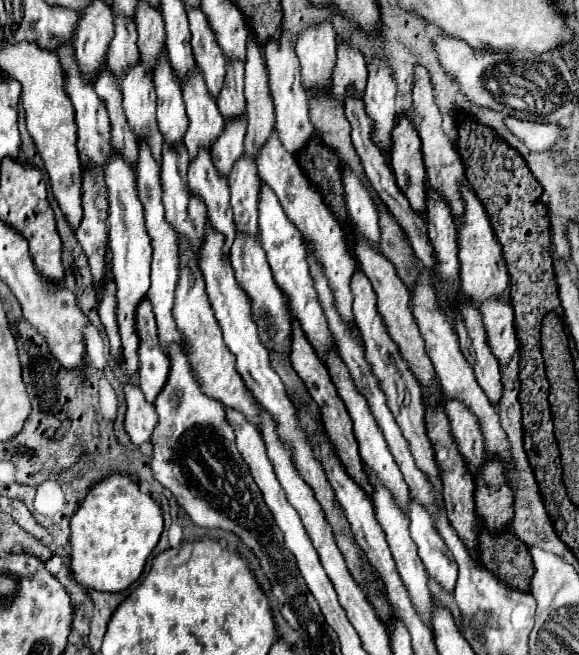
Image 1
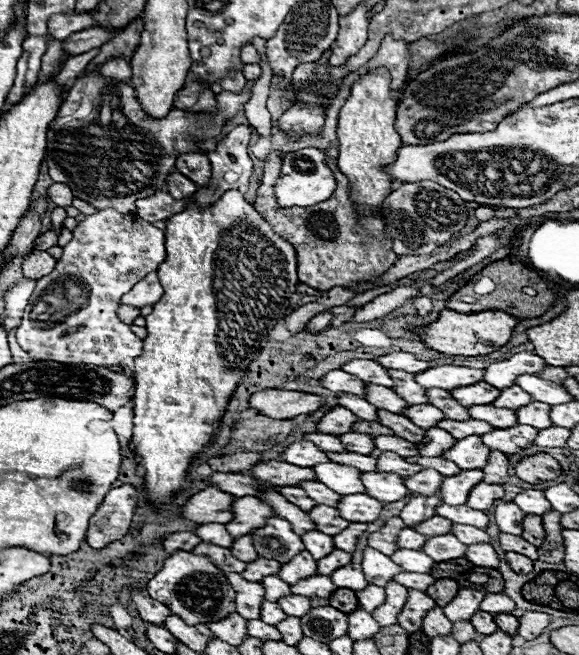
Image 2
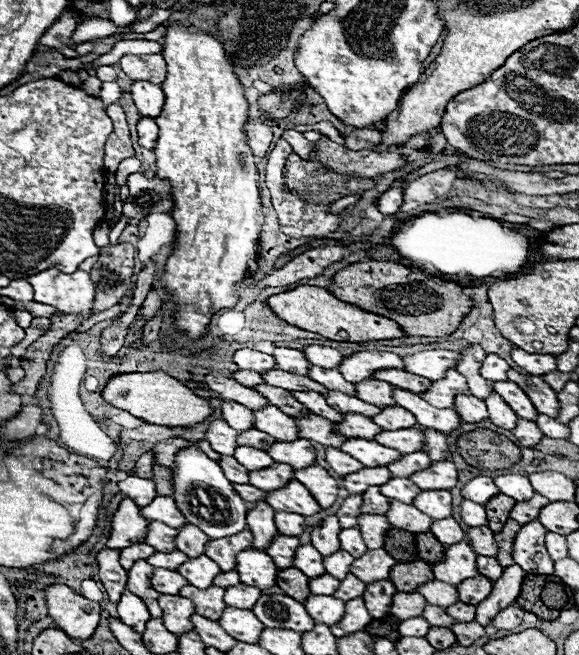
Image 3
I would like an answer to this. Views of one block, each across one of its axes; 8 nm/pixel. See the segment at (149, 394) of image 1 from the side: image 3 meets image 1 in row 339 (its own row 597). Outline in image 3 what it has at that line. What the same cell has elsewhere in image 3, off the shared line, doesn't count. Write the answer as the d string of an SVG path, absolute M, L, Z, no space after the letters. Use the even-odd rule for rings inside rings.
M146 560L134 562L134 566L128 570L126 590L136 594L138 598L142 598L154 618L162 618L162 608L158 606L158 596L160 594L156 590L152 590L152 584L150 584L152 570L154 570L154 566L150 566Z

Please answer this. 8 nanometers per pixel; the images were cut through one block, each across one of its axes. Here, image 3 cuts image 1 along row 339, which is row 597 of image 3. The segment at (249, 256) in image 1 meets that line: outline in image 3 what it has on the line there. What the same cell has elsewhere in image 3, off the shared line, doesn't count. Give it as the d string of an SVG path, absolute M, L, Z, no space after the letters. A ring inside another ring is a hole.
M262 594L252 610L264 626L288 626L288 630L298 632L312 630L314 620L304 610L304 604L286 594Z

